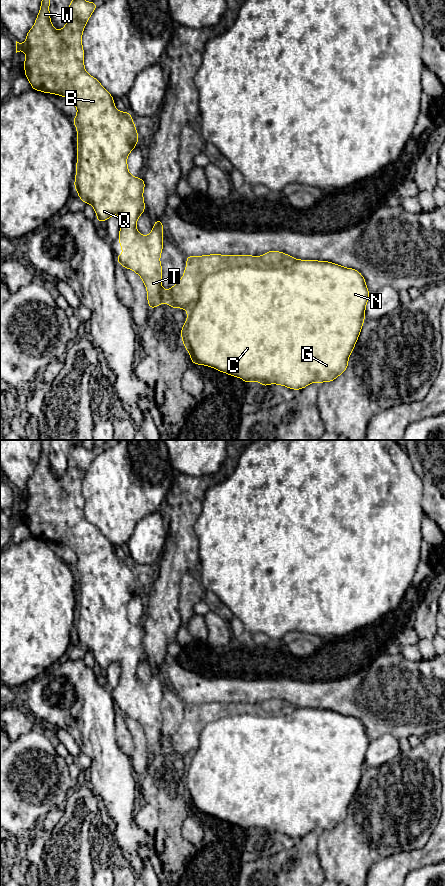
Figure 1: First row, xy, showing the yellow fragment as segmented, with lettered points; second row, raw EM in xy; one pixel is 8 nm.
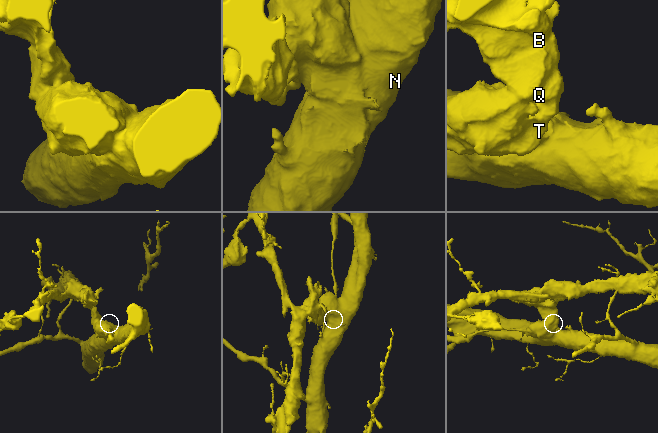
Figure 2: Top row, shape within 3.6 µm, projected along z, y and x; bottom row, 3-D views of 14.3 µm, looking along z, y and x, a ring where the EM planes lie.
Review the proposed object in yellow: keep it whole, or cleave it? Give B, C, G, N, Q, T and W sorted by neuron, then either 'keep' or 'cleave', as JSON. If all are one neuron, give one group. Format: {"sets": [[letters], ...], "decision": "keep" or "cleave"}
{"sets": [["B", "Q", "T", "W"], ["C", "G", "N"]], "decision": "cleave"}

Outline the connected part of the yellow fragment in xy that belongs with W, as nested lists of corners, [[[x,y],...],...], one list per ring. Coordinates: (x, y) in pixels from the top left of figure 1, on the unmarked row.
[[[42,440],[42,450],[39,458],[39,462],[37,463],[37,466],[35,468],[34,474],[28,479],[26,483],[26,490],[24,492],[21,492],[16,489],[16,501],[20,499],[24,499],[26,501],[26,508],[23,510],[23,515],[25,517],[25,524],[29,528],[31,535],[33,538],[42,539],[43,541],[51,541],[55,543],[61,543],[69,548],[71,548],[76,556],[77,556],[77,563],[72,568],[76,577],[77,577],[77,612],[76,612],[76,624],[75,624],[75,630],[74,630],[74,636],[78,640],[78,645],[85,651],[85,652],[91,652],[96,660],[97,664],[97,670],[106,669],[109,667],[112,663],[117,662],[121,667],[121,673],[120,673],[120,680],[119,680],[119,691],[121,692],[121,697],[123,698],[122,703],[118,703],[116,705],[116,708],[118,711],[120,711],[124,716],[128,716],[134,720],[136,720],[141,727],[143,728],[146,738],[147,738],[147,748],[148,752],[151,758],[153,758],[156,754],[161,753],[162,751],[168,751],[170,756],[182,756],[188,758],[192,753],[196,751],[200,744],[200,734],[204,727],[211,721],[215,721],[217,719],[220,719],[221,717],[228,717],[230,715],[258,715],[260,717],[268,717],[270,715],[290,715],[293,713],[296,709],[300,707],[295,707],[291,705],[290,703],[286,701],[282,701],[283,705],[282,707],[273,713],[267,712],[262,704],[251,704],[251,703],[220,703],[220,702],[210,702],[210,703],[203,703],[203,704],[186,704],[186,710],[187,714],[184,716],[184,723],[183,725],[170,737],[164,738],[162,736],[161,728],[162,728],[162,714],[160,711],[160,704],[163,697],[163,670],[160,668],[154,669],[154,675],[151,679],[151,681],[147,684],[141,683],[136,676],[136,670],[139,666],[139,664],[145,660],[145,651],[143,646],[143,639],[145,636],[145,630],[142,626],[134,625],[132,624],[128,619],[128,613],[127,613],[127,605],[129,601],[136,595],[139,584],[137,582],[137,578],[135,575],[135,572],[132,568],[131,562],[129,560],[121,560],[116,557],[114,552],[114,546],[111,544],[111,542],[100,532],[100,530],[88,522],[84,515],[84,497],[82,495],[82,481],[84,479],[85,473],[87,469],[89,468],[90,464],[94,460],[94,458],[97,455],[98,451],[95,450],[87,450],[85,449],[82,444],[79,445],[73,445],[71,448],[71,451],[68,456],[68,466],[66,473],[61,478],[56,478],[53,475],[53,472],[50,468],[50,460],[49,460],[49,453],[50,453],[50,440]]]

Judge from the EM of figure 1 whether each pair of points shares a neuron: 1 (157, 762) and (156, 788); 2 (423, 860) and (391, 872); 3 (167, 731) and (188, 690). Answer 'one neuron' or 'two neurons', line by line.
1: one neuron
2: one neuron
3: two neurons

